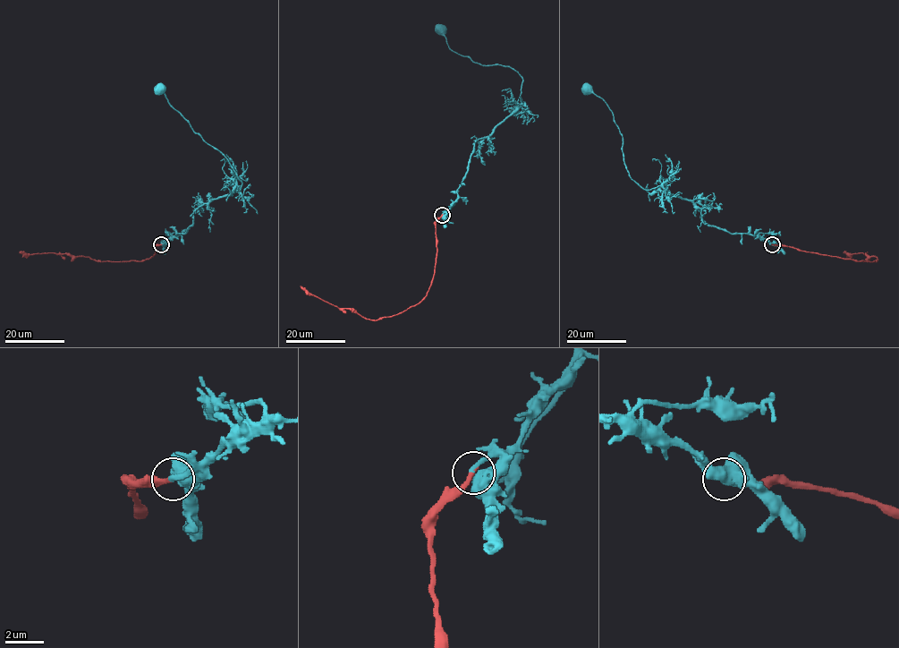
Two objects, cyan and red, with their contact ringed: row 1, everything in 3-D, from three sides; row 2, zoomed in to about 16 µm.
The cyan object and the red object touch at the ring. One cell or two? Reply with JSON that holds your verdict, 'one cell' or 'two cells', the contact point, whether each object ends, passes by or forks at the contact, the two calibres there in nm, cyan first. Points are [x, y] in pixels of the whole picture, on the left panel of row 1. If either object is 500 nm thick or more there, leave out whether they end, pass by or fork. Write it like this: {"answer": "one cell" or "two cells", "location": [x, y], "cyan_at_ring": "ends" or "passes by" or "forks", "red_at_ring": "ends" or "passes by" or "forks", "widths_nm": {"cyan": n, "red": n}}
{"answer": "one cell", "location": [161, 244], "cyan_at_ring": "ends", "red_at_ring": "ends", "widths_nm": {"cyan": 240, "red": 280}}

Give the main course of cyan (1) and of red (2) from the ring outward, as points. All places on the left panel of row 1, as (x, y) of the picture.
1: (161, 244), (184, 233), (197, 208), (239, 185), (240, 190), (241, 181), (228, 160), (194, 132), (158, 88)
2: (161, 244), (155, 245), (156, 251), (150, 258), (139, 260), (99, 261), (68, 254), (19, 251)

